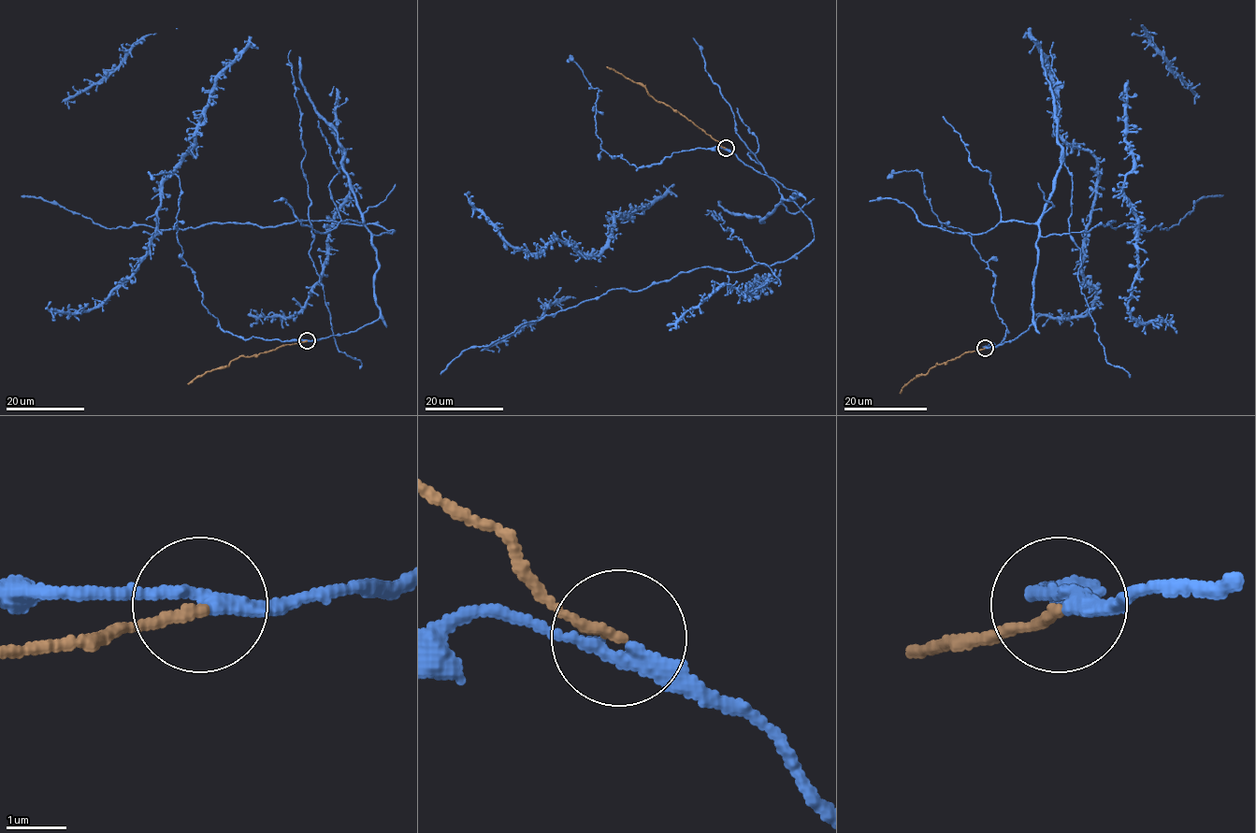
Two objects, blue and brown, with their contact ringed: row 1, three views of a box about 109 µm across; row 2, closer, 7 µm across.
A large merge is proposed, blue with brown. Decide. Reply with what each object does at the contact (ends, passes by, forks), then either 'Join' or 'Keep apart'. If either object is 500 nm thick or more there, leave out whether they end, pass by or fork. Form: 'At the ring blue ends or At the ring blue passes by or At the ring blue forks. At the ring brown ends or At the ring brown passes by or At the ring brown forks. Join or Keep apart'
At the ring blue passes by. At the ring brown ends. Join

